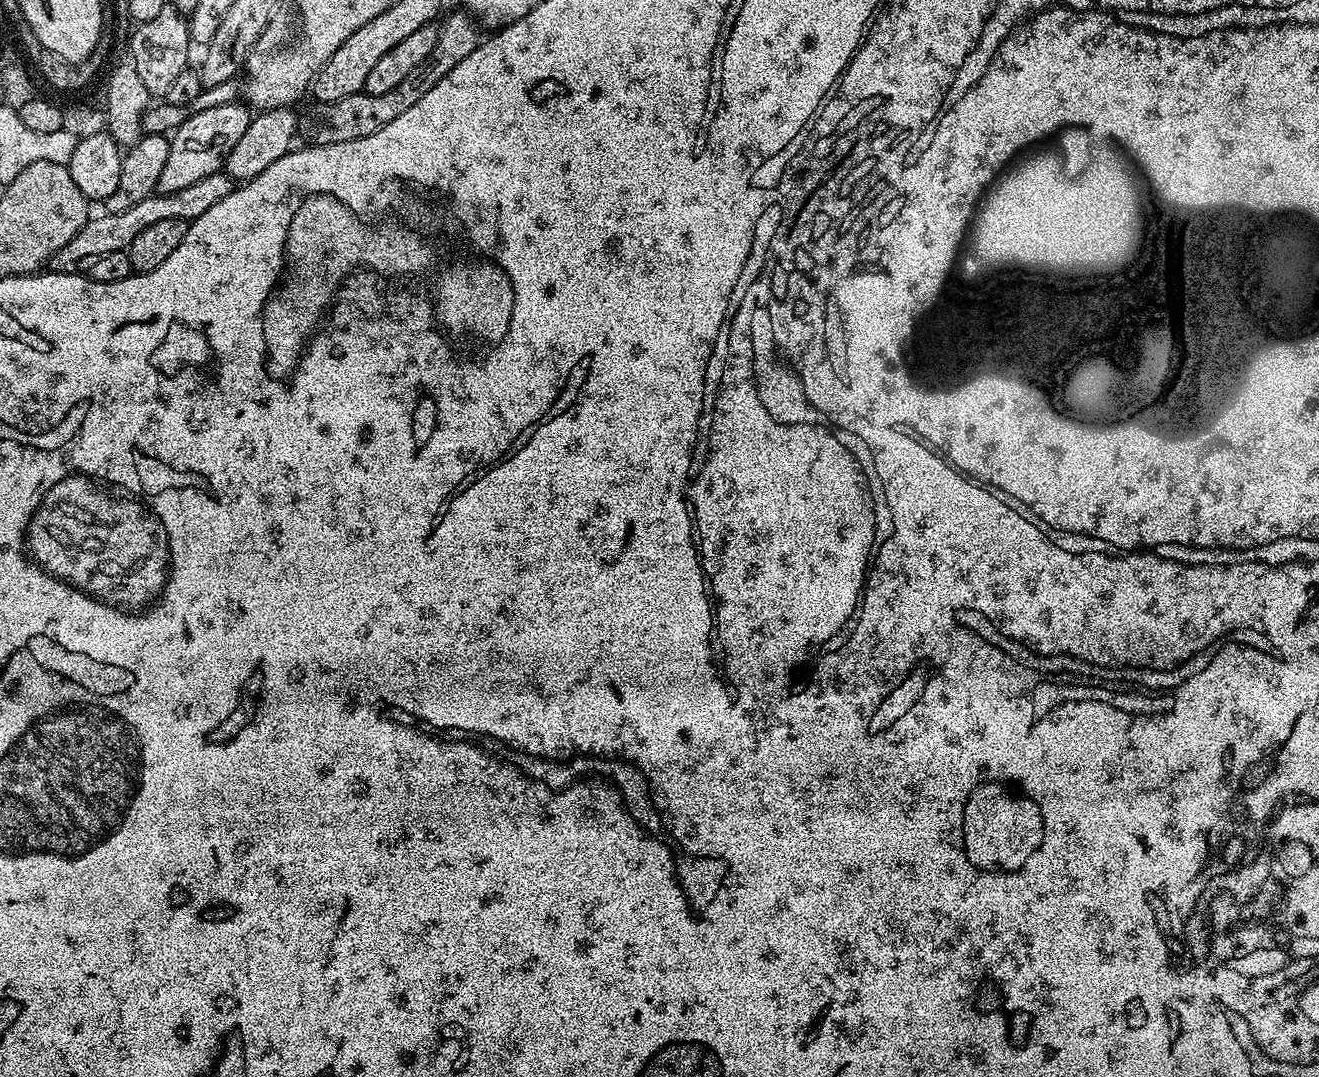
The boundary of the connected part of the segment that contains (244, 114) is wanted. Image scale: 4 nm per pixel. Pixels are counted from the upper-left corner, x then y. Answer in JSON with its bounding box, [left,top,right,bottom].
[156,102,250,192]

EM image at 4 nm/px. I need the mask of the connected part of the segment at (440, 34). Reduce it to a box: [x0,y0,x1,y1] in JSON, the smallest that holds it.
[298,11,482,146]

